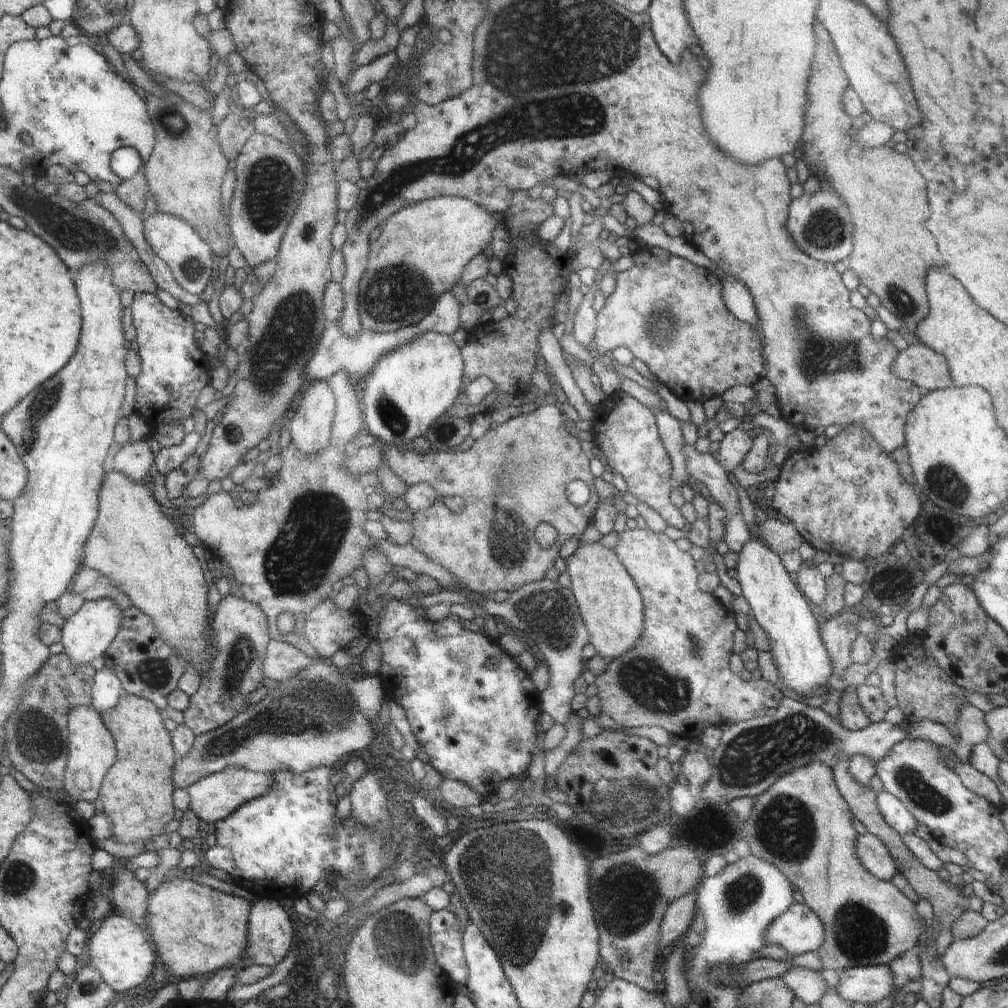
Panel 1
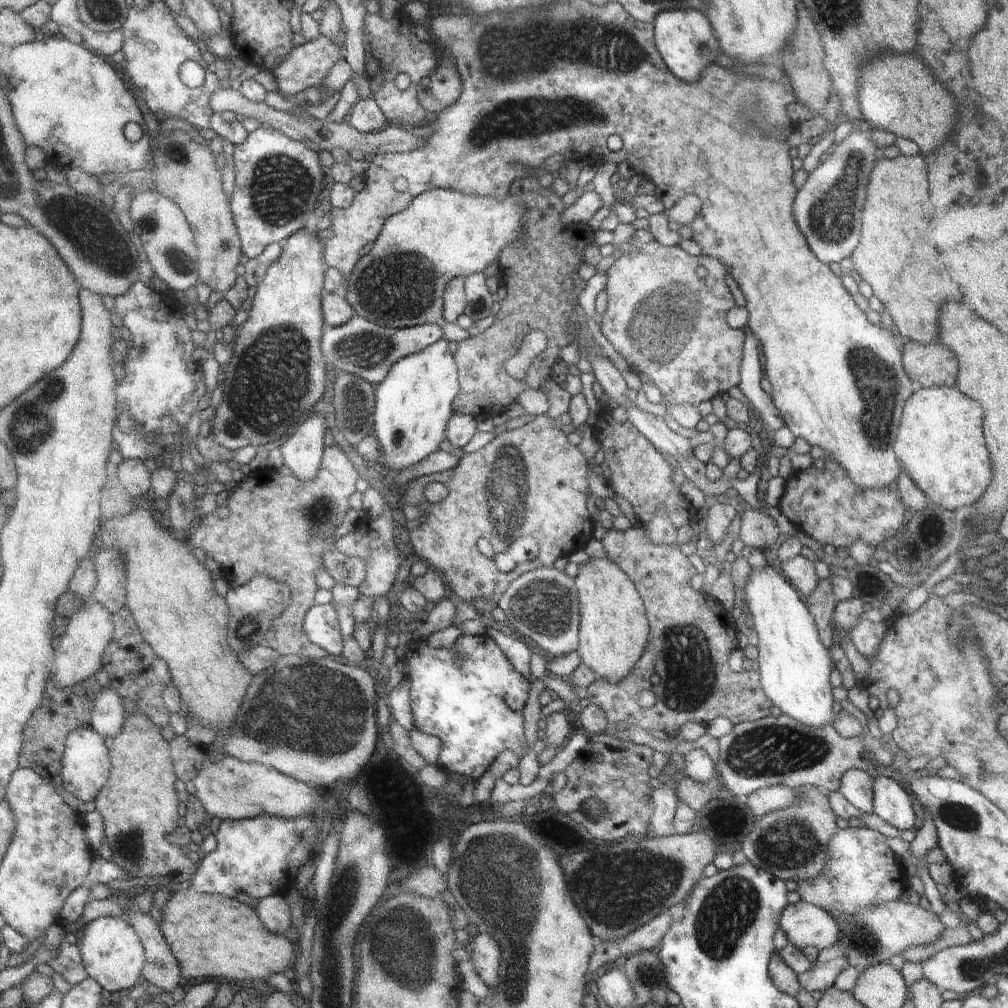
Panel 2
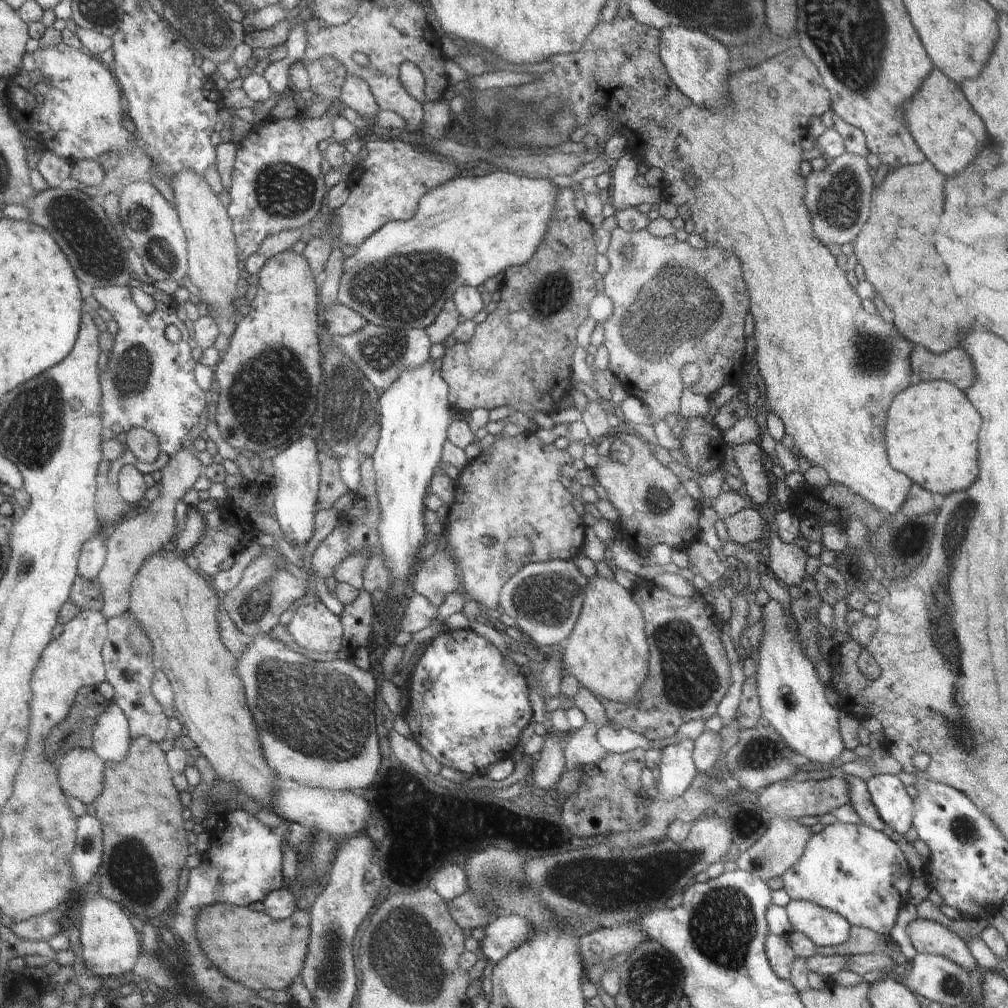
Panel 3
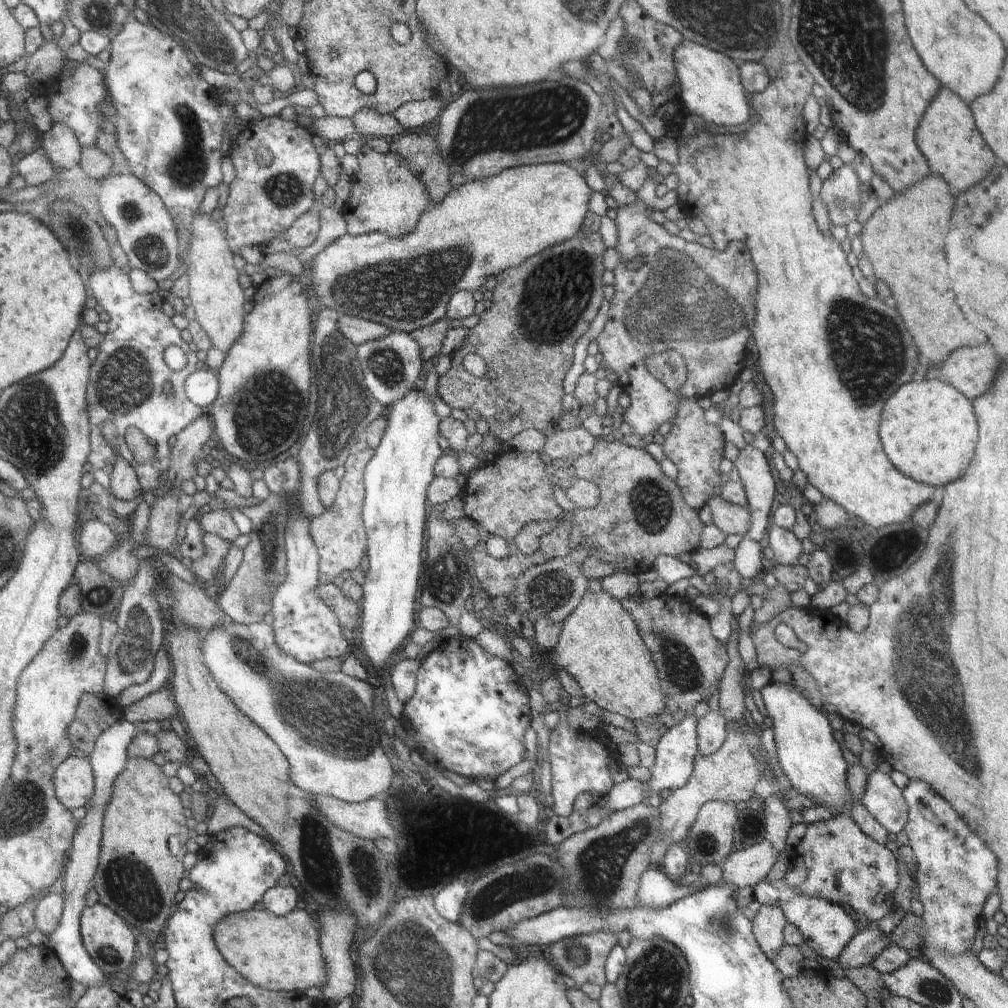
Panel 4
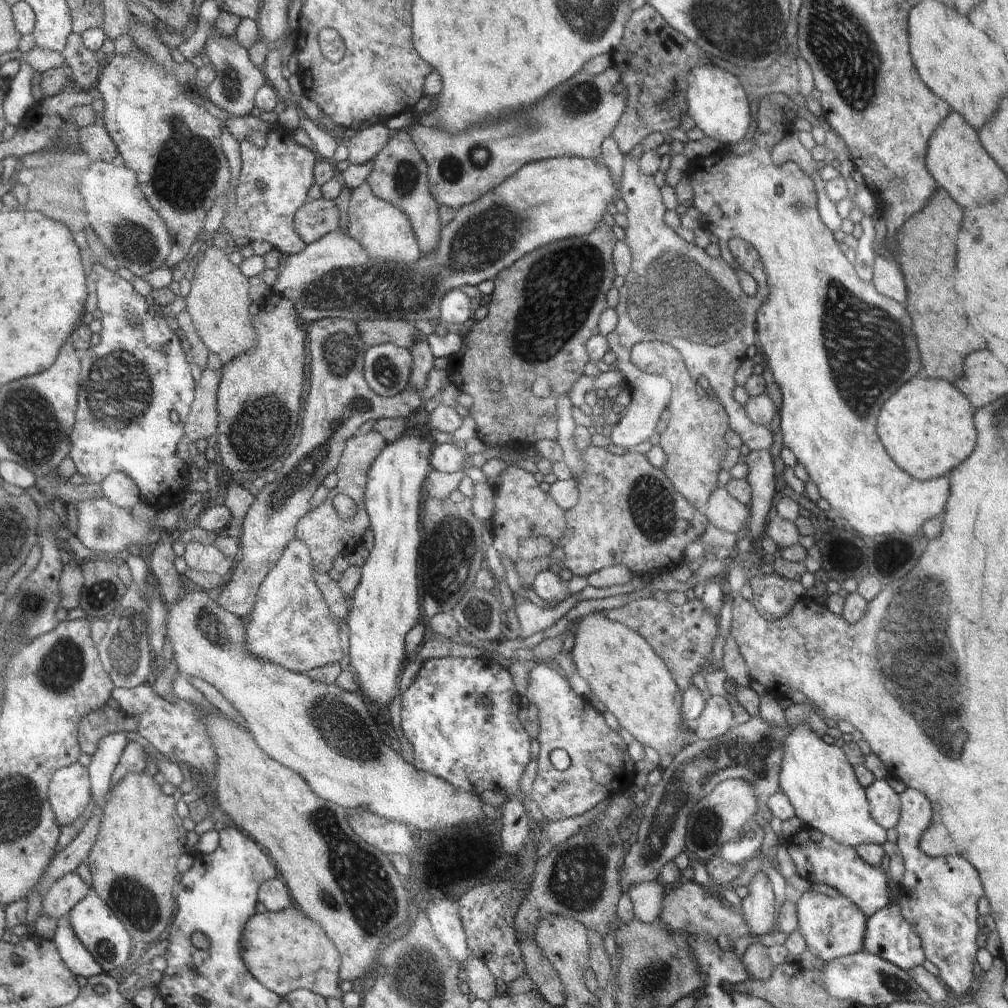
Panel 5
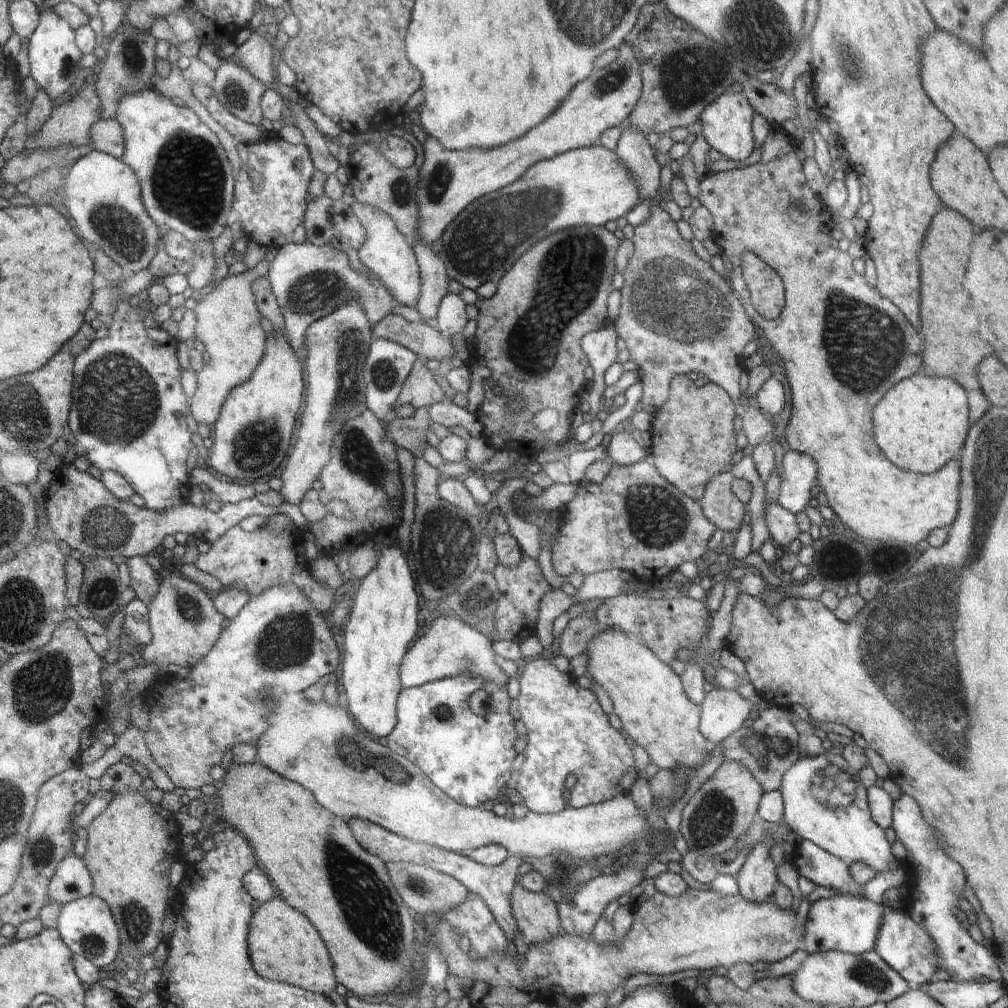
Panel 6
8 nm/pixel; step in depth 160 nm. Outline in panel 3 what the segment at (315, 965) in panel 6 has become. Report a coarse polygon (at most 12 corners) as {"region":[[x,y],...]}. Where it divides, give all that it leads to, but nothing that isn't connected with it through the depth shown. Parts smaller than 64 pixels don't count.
{"region":[[206,905],[196,932],[234,982],[284,990],[302,974],[304,908],[274,920]]}

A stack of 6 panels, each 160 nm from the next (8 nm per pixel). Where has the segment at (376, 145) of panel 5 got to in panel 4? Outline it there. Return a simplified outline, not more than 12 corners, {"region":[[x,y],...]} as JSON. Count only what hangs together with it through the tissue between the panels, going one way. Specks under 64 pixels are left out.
{"region":[[364,146],[342,214],[355,237],[412,233],[432,205],[399,153]]}

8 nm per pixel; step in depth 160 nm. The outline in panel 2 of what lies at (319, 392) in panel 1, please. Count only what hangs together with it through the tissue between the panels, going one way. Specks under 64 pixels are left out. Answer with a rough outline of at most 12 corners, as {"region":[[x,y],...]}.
{"region":[[314,413],[280,445],[303,483],[318,472],[328,432]]}

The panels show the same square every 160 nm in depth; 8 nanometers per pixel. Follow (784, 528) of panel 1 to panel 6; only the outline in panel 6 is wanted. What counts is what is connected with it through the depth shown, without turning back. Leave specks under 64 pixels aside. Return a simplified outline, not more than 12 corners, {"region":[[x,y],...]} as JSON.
{"region":[[731,471],[714,477],[700,500],[721,533],[737,532],[748,508],[731,489]]}

